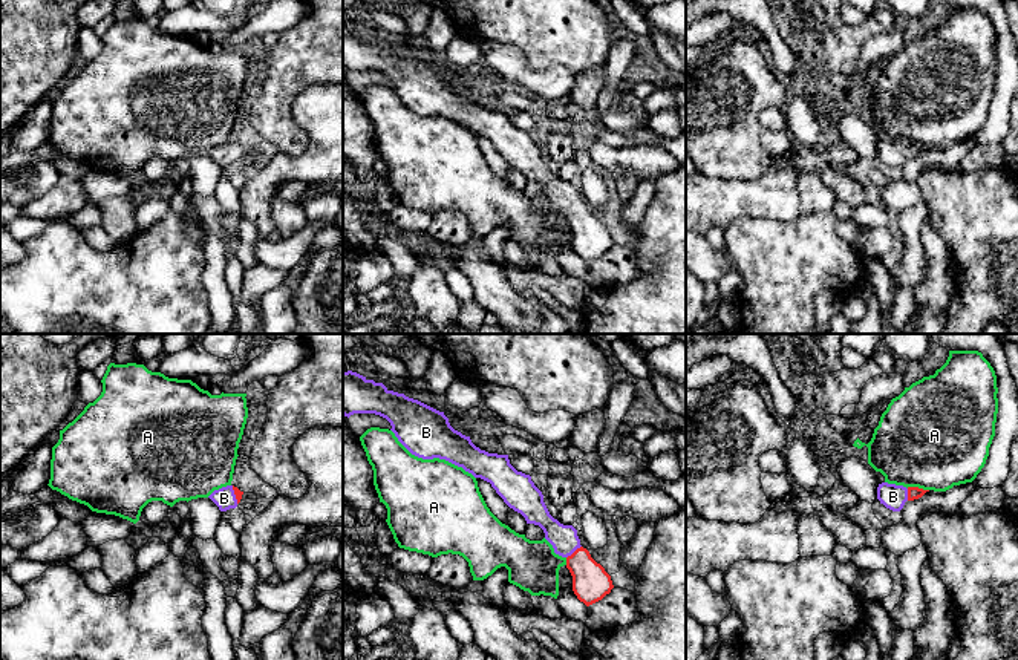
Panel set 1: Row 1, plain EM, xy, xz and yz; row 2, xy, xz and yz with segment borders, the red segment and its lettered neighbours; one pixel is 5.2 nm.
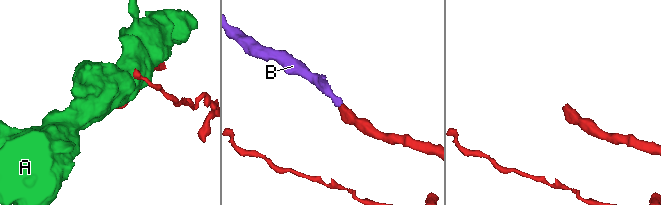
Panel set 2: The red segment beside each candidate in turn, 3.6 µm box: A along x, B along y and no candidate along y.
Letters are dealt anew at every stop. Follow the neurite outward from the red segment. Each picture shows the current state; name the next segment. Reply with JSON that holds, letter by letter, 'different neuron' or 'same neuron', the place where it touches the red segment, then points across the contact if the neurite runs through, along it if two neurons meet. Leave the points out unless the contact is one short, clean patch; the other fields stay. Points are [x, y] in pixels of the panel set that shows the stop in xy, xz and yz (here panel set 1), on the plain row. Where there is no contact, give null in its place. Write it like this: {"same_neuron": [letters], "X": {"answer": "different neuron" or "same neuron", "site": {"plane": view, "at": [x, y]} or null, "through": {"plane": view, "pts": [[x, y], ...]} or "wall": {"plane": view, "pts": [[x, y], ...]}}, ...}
{"same_neuron": ["B"], "A": {"answer": "different neuron", "site": {"plane": "yz", "at": [917, 144]}}, "B": {"answer": "same neuron", "site": {"plane": "xz", "at": [574, 209]}, "through": {"plane": "xz", "pts": [[591, 239], [574, 209], [564, 195]]}}}

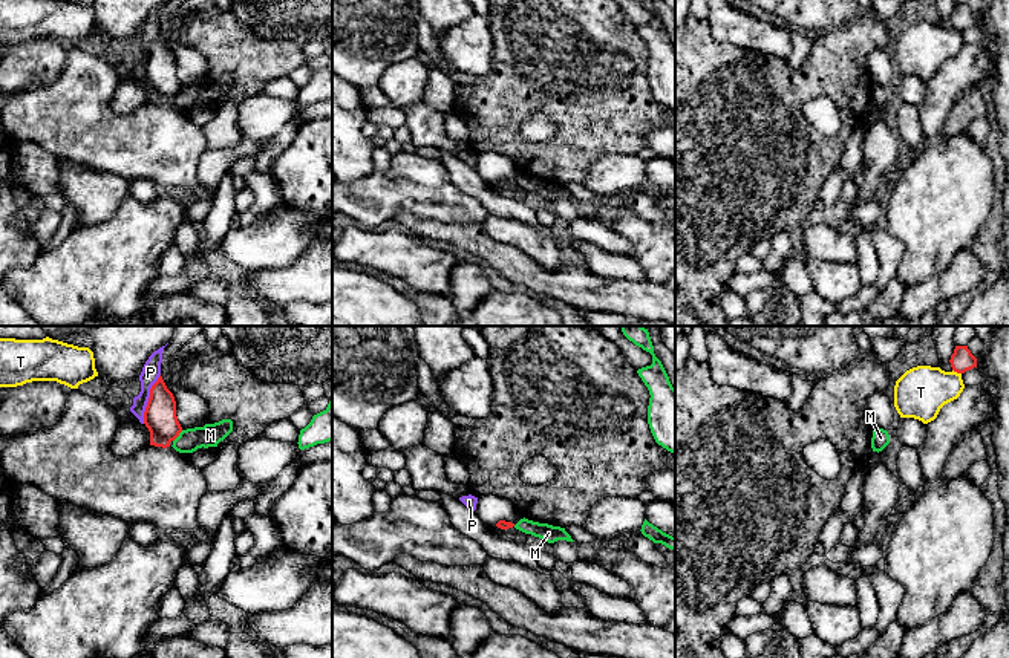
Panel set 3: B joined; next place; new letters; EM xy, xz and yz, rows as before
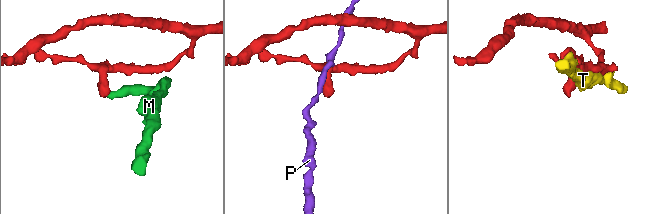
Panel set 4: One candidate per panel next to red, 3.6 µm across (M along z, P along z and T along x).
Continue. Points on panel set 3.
{"same_neuron": [], "M": {"answer": "different neuron", "site": {"plane": "xy", "at": [178, 92]}, "wall": {"plane": "xy", "pts": [[182, 87], [173, 98]]}}, "P": {"answer": "different neuron", "site": {"plane": "xy", "at": [149, 55]}}, "T": {"answer": "different neuron", "site": {"plane": "yz", "at": [957, 29]}}}

